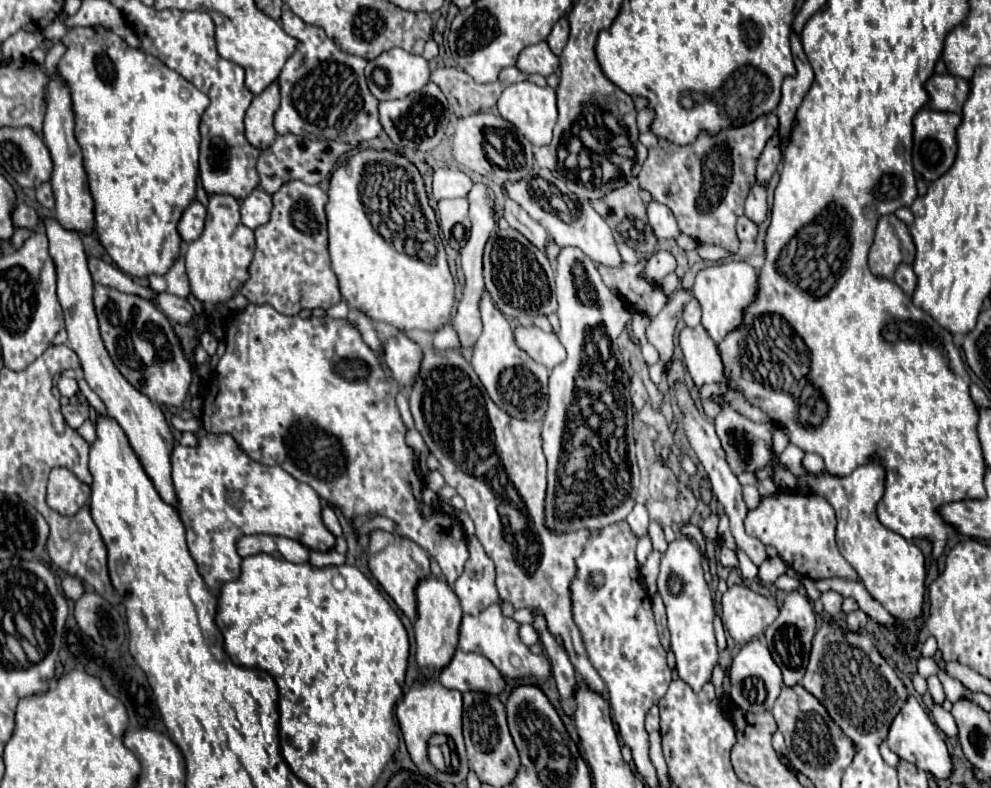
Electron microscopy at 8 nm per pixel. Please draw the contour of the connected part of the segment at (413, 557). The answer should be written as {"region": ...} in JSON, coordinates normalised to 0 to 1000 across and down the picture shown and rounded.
{"region":[[[376,674],[372,676],[372,722],[376,727],[376,732],[386,742],[386,747],[395,755],[395,760],[401,765],[401,770],[415,786],[421,786],[421,760],[419,760],[419,747],[423,742],[423,737],[427,737],[429,732],[435,730],[435,720],[433,720],[433,704],[429,702],[429,697],[425,697],[421,689],[409,684],[409,694],[405,692],[407,684],[405,681],[397,681],[397,676],[391,674]]]}

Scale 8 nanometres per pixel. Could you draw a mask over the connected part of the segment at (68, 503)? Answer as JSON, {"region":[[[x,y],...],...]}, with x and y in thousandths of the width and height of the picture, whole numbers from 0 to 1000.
{"region":[[[53,595],[49,603],[47,638],[62,654],[76,654],[88,636],[92,621],[82,613],[70,595]]]}

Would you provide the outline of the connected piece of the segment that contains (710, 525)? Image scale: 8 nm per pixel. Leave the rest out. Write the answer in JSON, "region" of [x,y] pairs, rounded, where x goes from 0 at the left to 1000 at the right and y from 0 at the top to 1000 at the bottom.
{"region":[[[717,651],[717,654],[711,659],[707,674],[709,674],[709,679],[711,679],[713,687],[721,687],[721,684],[724,684],[724,664],[726,664],[726,654],[724,654],[724,651]]]}

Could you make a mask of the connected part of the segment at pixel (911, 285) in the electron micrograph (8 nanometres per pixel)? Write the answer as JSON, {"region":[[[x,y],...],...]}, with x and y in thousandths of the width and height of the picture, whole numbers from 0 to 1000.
{"region":[[[909,334],[903,346],[903,359],[913,369],[915,377],[919,377],[923,369],[923,362],[925,362],[925,349],[923,349],[921,339],[915,334]]]}

